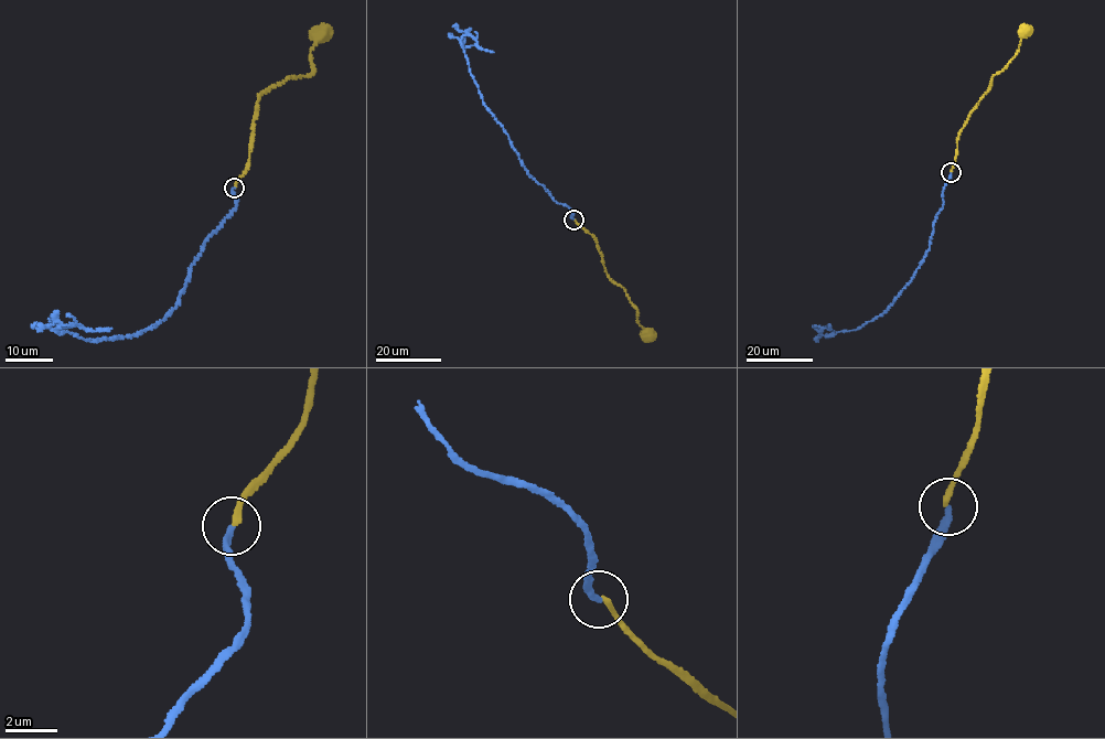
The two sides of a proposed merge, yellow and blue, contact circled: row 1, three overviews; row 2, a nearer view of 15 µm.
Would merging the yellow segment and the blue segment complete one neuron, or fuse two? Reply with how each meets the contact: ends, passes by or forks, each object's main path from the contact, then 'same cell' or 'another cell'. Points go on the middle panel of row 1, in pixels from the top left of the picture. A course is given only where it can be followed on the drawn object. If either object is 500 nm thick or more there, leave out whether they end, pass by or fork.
yellow ends there; blue ends there; yellow runs (574, 220), (594, 237), (609, 278), (626, 290), (637, 309), (636, 319), (648, 335); blue runs (572, 220), (570, 210), (528, 174), (485, 105), (461, 43), (464, 35), (474, 39), (464, 46), (448, 34); another cell

